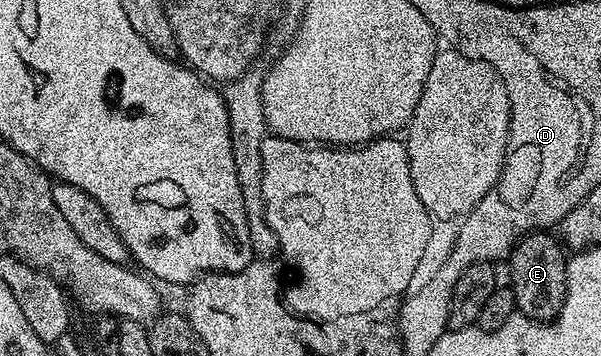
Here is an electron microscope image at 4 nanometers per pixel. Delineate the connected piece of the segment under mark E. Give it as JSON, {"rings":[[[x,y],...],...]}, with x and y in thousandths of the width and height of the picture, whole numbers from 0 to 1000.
{"rings":[[[908,646],[879,649],[850,705],[847,725],[842,730],[840,747],[850,758],[850,787],[847,803],[857,820],[857,857],[869,882],[877,885],[882,896],[895,896],[899,902],[915,902],[930,882],[930,871],[937,865],[937,837],[943,829],[943,730],[938,697],[933,691],[932,674],[922,657],[912,654]]]}

